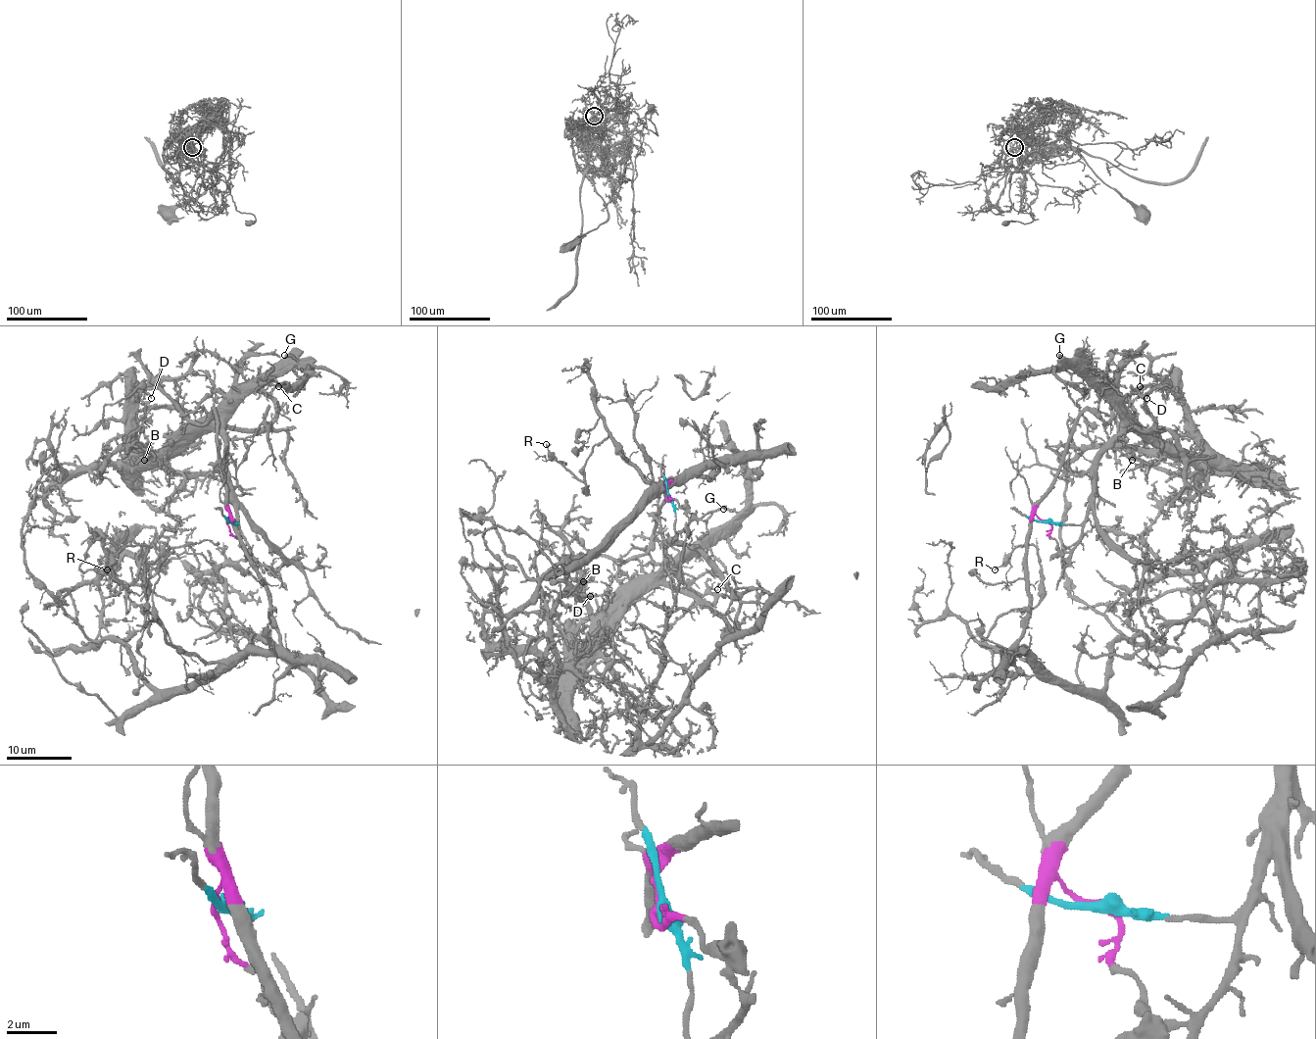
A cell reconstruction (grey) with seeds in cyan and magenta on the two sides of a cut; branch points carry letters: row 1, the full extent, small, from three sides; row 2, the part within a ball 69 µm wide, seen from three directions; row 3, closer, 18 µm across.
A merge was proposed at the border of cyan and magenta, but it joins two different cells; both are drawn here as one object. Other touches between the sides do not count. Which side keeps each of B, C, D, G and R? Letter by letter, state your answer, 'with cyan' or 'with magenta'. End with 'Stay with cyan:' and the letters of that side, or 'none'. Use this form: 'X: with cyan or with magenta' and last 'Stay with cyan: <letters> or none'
B: with cyan
C: with cyan
D: with cyan
G: with cyan
R: with magenta
Stay with cyan: B, C, D, G

